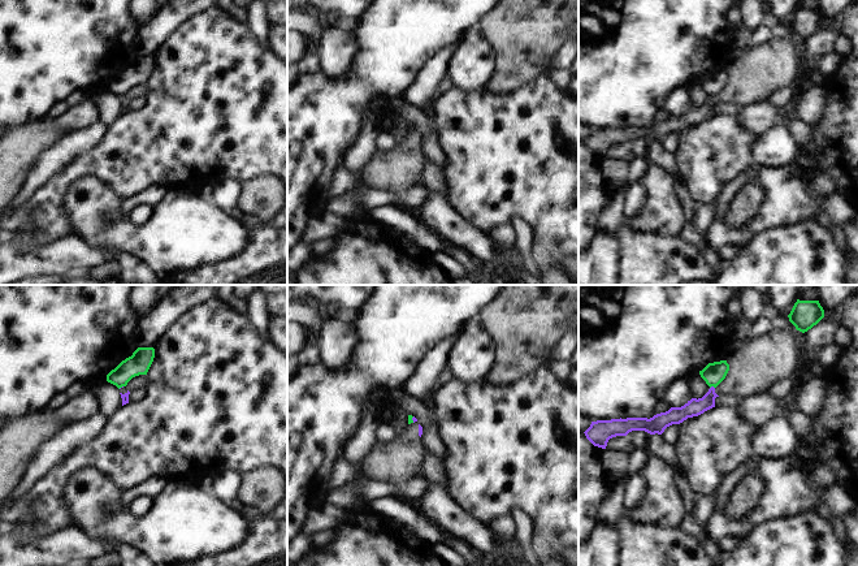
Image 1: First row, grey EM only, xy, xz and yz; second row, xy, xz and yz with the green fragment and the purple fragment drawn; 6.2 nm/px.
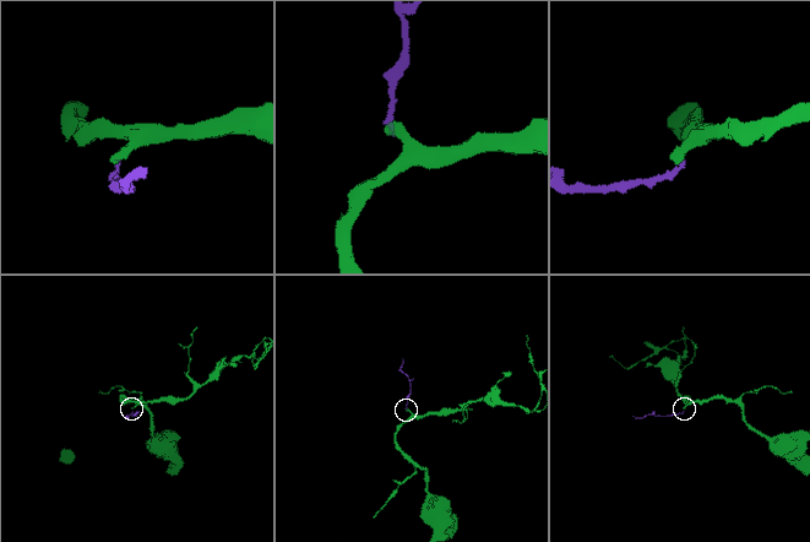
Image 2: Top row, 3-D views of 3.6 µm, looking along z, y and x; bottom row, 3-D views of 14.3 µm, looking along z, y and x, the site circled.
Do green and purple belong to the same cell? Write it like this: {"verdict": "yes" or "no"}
{"verdict": "no"}

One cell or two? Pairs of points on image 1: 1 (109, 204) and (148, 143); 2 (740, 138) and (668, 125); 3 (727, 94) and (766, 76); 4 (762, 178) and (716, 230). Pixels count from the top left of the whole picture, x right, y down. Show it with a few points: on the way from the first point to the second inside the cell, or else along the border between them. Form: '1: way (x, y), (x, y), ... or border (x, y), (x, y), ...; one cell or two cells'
1: border (91, 176), (103, 181), (121, 201); two cells
2: border (714, 115), (679, 132); two cells
3: way (736, 90), (742, 89), (757, 76); one cell
4: way (745, 180), (724, 201), (722, 214); one cell

